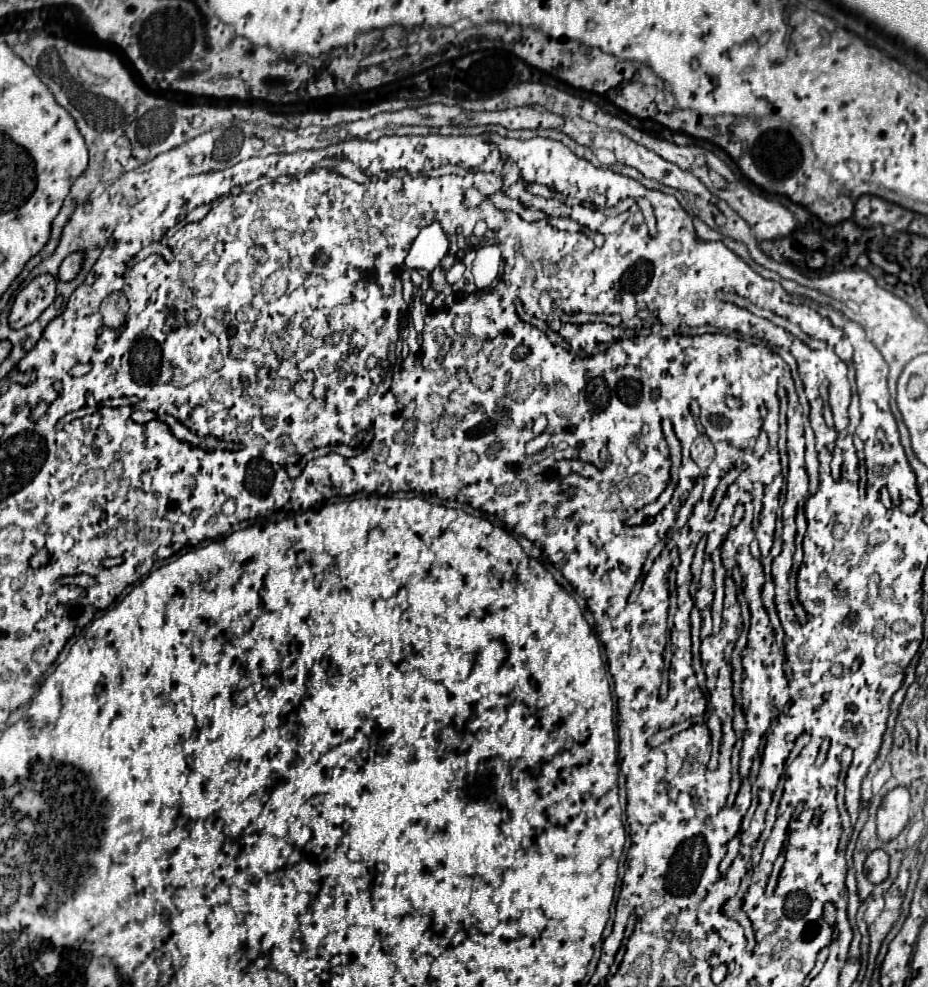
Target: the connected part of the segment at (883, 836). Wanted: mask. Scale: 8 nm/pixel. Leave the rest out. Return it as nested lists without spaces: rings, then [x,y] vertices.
[[[907,787],[891,789],[877,811],[877,835],[881,841],[897,837],[911,817],[911,799]]]

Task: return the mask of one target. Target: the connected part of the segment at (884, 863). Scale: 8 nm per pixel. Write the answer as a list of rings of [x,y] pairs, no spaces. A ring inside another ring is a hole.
[[[875,849],[867,855],[865,873],[871,883],[881,883],[889,873],[889,855],[881,849]]]

